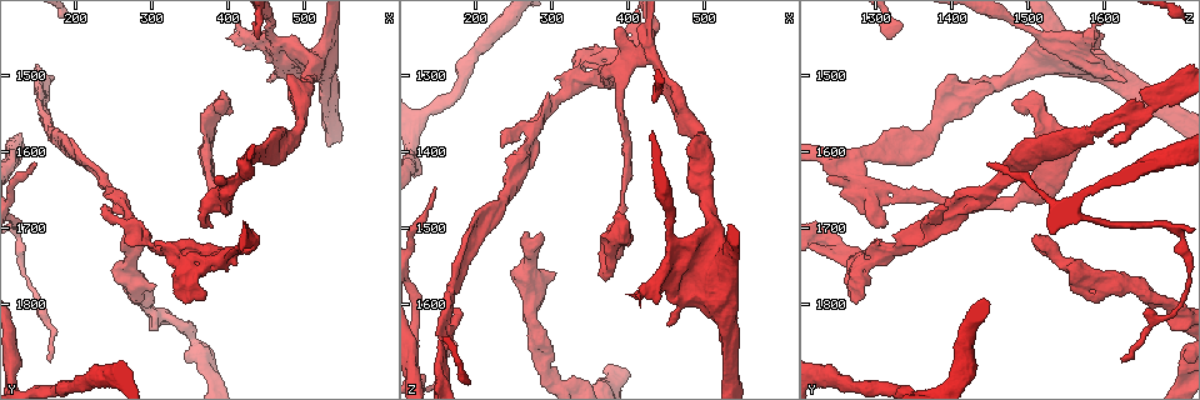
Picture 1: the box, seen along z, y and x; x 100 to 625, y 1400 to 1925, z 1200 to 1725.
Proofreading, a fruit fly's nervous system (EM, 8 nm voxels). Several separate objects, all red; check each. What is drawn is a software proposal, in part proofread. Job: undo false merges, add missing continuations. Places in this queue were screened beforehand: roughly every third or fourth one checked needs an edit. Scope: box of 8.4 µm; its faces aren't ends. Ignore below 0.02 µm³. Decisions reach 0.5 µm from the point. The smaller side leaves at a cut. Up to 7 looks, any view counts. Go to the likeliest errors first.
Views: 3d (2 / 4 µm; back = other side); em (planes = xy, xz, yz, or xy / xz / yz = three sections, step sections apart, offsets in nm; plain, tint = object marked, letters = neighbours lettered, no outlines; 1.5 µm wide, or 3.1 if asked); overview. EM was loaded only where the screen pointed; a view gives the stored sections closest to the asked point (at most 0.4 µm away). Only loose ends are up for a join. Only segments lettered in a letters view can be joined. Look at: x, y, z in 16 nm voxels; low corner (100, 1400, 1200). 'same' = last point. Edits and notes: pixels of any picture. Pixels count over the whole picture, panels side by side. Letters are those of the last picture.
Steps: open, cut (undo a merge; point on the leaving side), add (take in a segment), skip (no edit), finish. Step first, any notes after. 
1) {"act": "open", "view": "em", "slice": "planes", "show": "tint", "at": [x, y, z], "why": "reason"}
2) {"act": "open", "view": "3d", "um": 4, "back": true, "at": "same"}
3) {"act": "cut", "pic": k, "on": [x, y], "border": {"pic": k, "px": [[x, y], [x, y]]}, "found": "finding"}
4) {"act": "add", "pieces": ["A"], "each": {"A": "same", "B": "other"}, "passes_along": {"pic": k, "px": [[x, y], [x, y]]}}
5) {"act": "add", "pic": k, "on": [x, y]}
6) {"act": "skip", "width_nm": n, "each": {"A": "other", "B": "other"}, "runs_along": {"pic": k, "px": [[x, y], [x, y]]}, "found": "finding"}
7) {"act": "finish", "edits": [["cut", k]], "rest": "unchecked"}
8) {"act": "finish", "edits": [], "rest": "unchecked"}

{"act": "open", "view": "em", "slice": "yz", "step": 8, "show": "letters", "at": [175, 1585, 1605], "why": "branch stops here"}

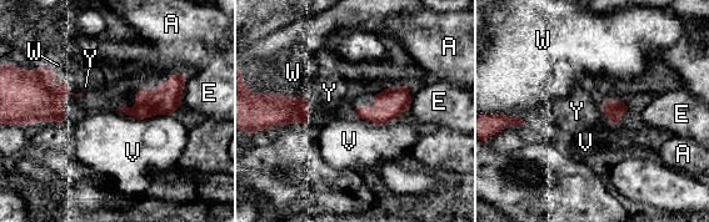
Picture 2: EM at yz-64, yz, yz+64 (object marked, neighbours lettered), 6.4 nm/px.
{"act": "open", "view": "em", "slice": "planes", "show": "letters", "at": "same"}

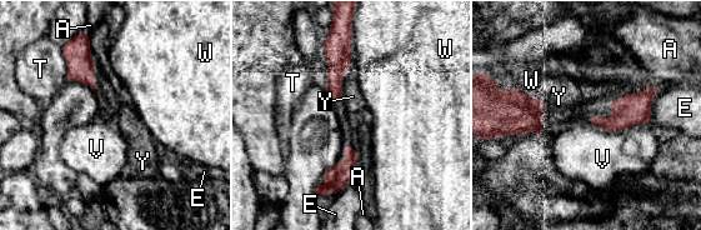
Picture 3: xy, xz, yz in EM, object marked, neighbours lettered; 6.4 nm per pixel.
{"act": "skip", "each": {"A": "other", "E": "other", "T": "other", "V": "other", "W": "other", "Y": "other"}, "border": {"pic": 3, "px": [[590, 123], [611, 130], [646, 124]]}, "found": "no lettered segment goes on from it"}

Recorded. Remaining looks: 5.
{"act": "open", "view": "em", "slice": "xz", "step": 4, "show": "tint", "at": [370, 1795, 1270], "why": "an open end"}

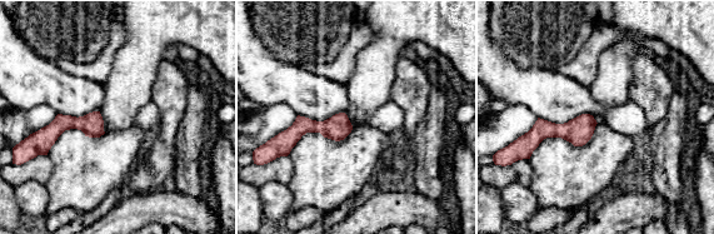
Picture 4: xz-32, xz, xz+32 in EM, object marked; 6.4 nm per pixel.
{"act": "open", "view": "em", "slice": "planes", "show": "letters", "at": "same"}

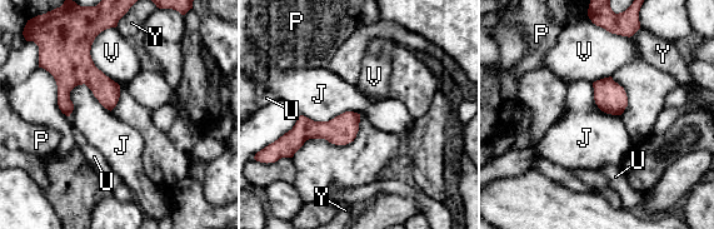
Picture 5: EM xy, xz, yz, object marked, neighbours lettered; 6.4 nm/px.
{"act": "skip", "width_nm": 140, "each": {"J": "other", "P": "other", "U": "other", "V": "other", "Y": "other"}, "border": {"pic": 5, "px": [[69, 91], [84, 84], [110, 111]]}, "found": "none of them fits"}

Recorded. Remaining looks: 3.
{"act": "open", "view": "em", "slice": "planes", "show": "letters", "at": [430, 1610, 1275], "why": "a fork"}

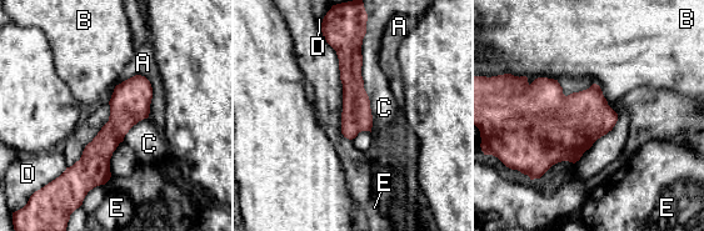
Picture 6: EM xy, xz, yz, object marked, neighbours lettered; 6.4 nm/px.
{"act": "skip", "each": {"A": "other", "B": "other", "C": "other", "D": "other", "E": "other"}, "border": {"pic": 6, "px": [[365, 28], [362, 79], [372, 131]]}, "found": "one neuron here"}

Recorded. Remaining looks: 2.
{"act": "finish", "edits": [], "rest": "unchecked"}

